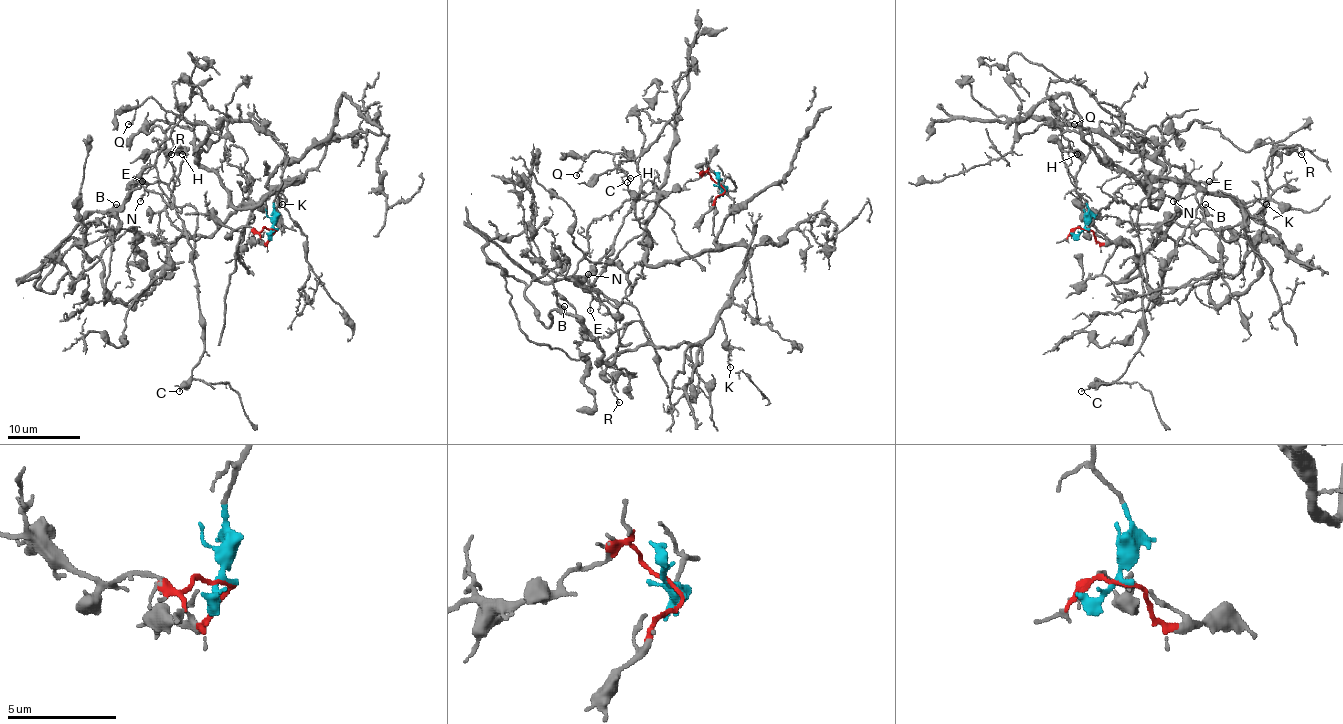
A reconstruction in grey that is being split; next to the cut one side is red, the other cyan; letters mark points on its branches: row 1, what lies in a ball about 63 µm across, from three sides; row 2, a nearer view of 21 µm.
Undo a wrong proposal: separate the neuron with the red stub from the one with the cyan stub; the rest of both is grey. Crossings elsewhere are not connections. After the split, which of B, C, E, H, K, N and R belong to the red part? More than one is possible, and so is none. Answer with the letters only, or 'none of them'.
C, E, H, N

